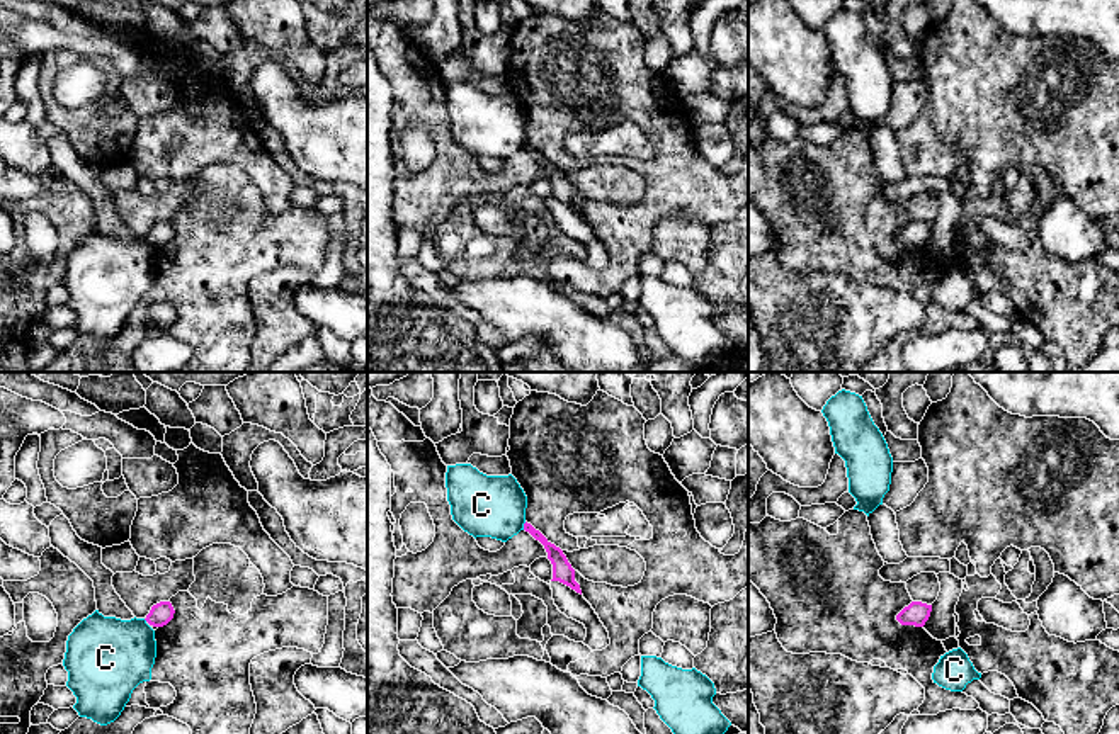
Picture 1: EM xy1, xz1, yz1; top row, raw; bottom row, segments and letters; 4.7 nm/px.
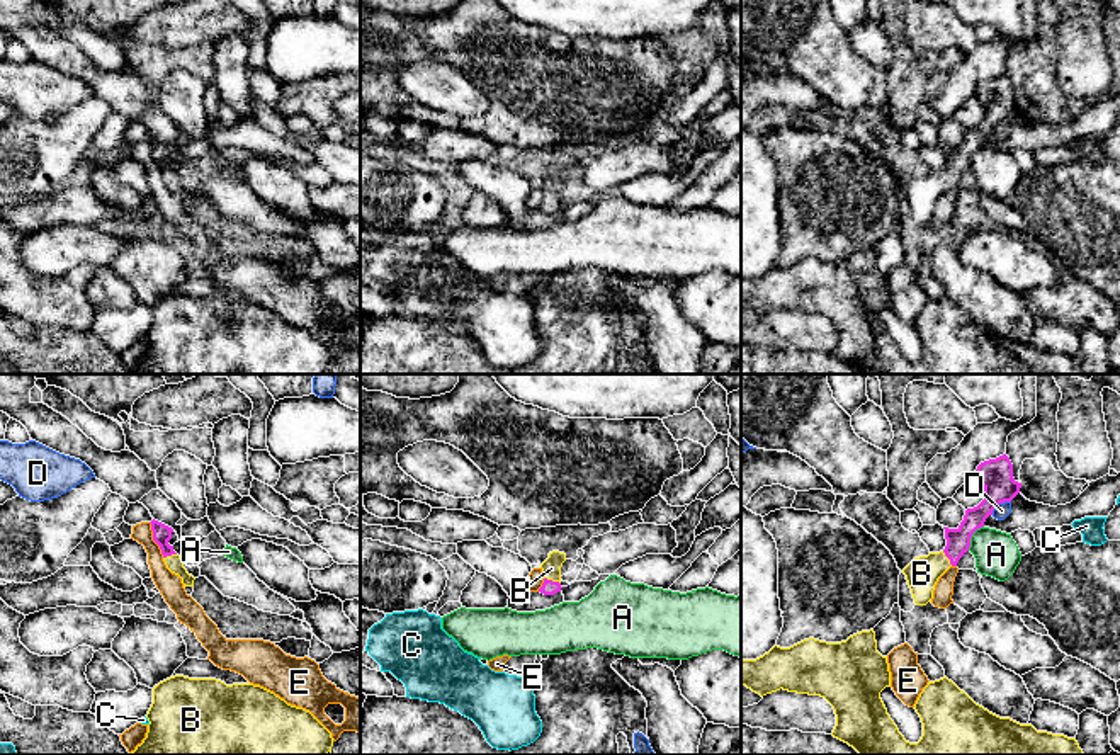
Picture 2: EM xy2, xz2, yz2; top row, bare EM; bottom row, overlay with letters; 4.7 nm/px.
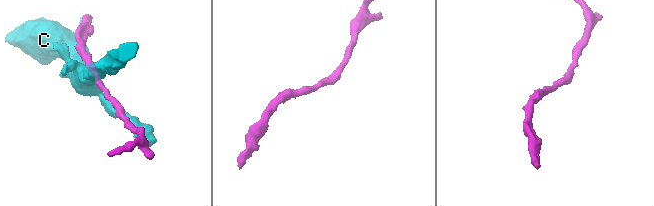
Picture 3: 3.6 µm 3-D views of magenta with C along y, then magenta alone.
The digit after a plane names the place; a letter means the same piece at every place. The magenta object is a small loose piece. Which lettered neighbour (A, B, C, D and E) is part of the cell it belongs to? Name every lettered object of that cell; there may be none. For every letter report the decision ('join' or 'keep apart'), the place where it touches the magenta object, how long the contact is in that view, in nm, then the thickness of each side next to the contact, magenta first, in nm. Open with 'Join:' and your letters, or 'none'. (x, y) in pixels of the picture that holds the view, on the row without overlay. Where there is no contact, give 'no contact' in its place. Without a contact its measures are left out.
Join: B
A: keep apart; meets magenta in yz2 at (971, 155); contact 140 nm long; 130 nm thick on the magenta side, 220 nm on the other
B: join; meets magenta in xz2 at (551, 199); contact 90 nm long; 70 nm thick on the magenta side, 90 nm on the other
C: keep apart; meets magenta in xz1 at (524, 145); contact 40 nm long; 80 nm thick on the magenta side, 300 nm on the other
D: keep apart; meets magenta in yz2 at (1000, 121); contact 120 nm long; 160 nm thick on the magenta side, 70 nm on the other
E: keep apart; meets magenta in xy2 at (153, 158); contact 180 nm long; 90 nm thick on the magenta side, 120 nm on the other

